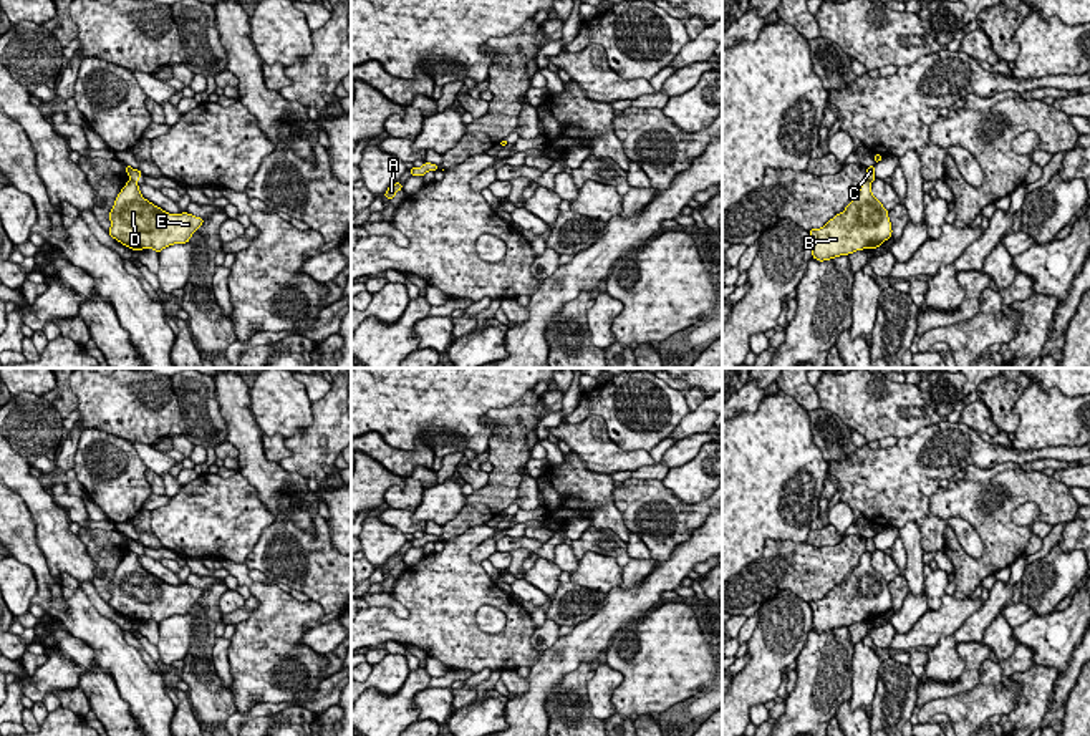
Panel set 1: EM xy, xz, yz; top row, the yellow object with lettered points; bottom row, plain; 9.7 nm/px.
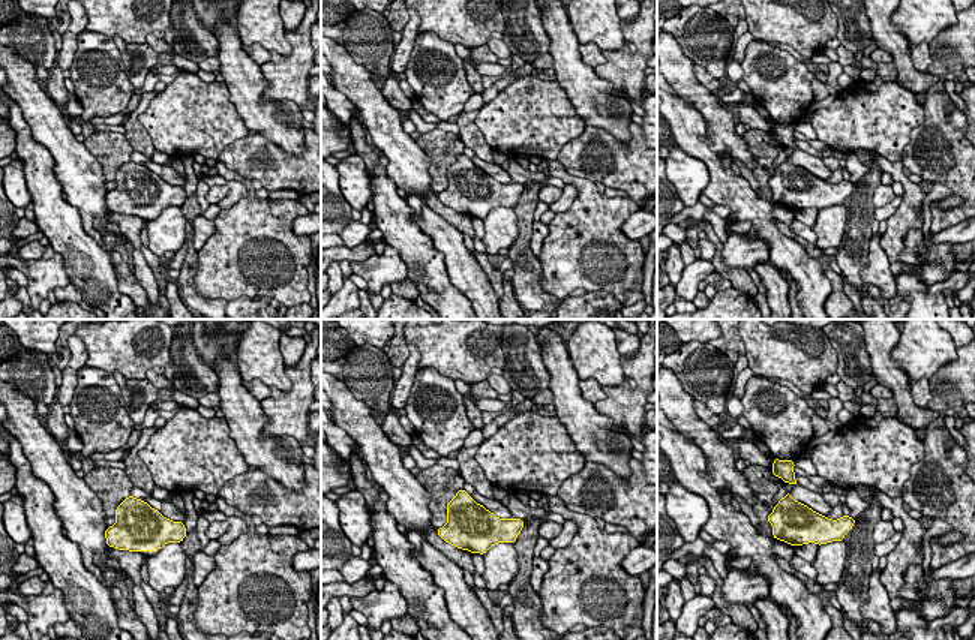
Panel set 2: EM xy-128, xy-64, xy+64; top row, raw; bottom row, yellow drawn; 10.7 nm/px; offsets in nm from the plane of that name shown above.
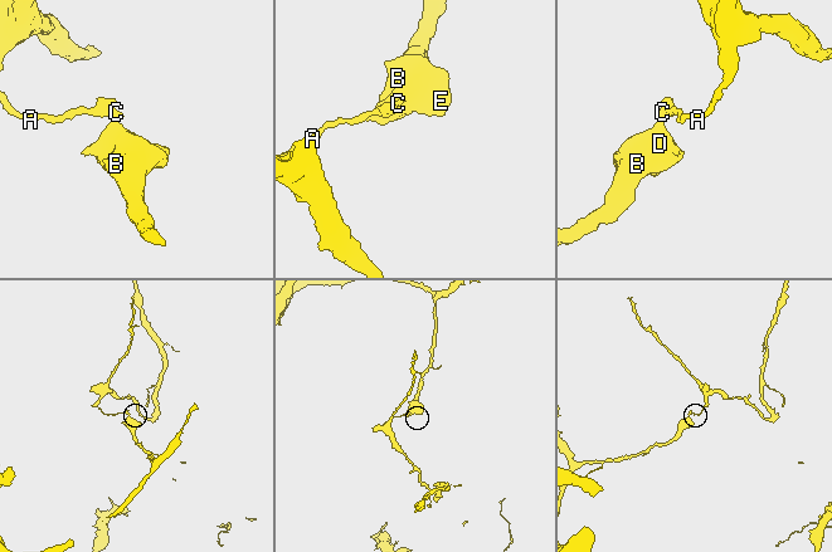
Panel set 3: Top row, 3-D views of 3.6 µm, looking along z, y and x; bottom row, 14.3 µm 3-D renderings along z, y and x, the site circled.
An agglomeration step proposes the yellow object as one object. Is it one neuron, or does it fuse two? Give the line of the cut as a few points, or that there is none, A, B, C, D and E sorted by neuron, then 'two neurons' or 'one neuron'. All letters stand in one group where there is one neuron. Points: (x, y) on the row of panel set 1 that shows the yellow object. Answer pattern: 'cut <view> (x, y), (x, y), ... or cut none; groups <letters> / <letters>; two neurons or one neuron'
cut xy (130, 179), (136, 183); groups A C / B D E; two neurons

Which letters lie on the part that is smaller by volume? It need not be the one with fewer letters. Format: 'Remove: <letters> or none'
Remove: A, C

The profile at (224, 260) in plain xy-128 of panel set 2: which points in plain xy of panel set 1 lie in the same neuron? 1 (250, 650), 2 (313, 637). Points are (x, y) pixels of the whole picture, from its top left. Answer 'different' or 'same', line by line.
1: same
2: different

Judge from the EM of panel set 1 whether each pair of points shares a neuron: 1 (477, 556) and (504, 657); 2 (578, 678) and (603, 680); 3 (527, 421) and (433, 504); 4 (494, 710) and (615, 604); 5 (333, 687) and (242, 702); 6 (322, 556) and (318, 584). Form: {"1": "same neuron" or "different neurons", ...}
{"1": "different neurons", "2": "different neurons", "3": "different neurons", "4": "different neurons", "5": "different neurons", "6": "same neuron"}

